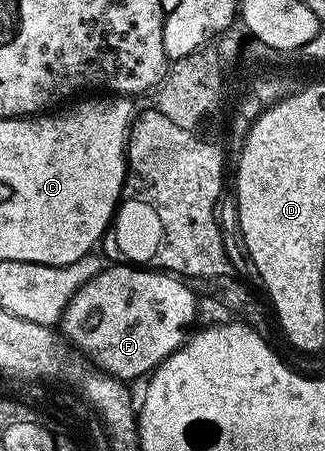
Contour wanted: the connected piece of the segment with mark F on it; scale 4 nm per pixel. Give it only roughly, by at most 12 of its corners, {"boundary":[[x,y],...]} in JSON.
{"boundary":[[118,262],[62,311],[95,369],[145,377],[188,339],[196,292]]}

